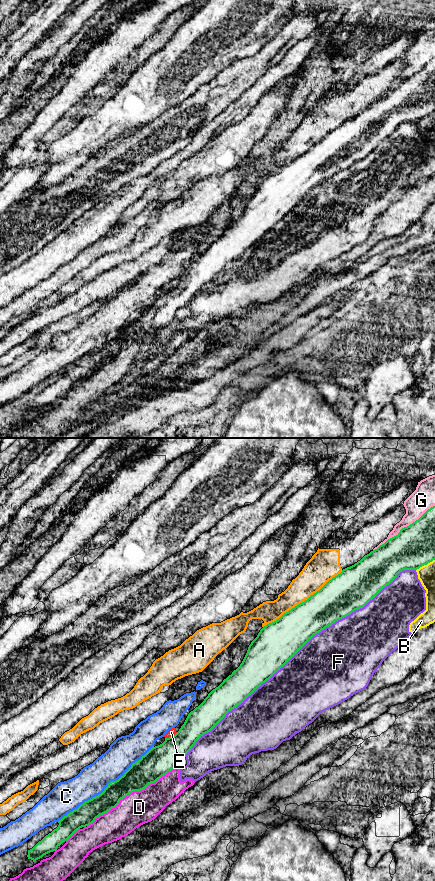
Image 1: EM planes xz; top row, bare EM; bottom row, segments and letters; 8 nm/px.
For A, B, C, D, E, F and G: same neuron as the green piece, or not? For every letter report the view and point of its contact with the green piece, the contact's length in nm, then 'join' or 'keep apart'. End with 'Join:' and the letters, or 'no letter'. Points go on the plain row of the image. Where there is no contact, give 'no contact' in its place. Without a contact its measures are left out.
A: meets green in xz at (302, 154); contact 800 nm long; keep apart
B: meets green in xz at (425, 116); contact 180 nm long; keep apart
C: meets green in xz at (106, 339); contact 1000 nm long; keep apart
D: meets green in xz at (131, 344); contact 850 nm long; keep apart
E: meets green in xz at (172, 288); contact 120 nm long; keep apart
F: meets green in xz at (298, 202); contact 2400 nm long; keep apart
G: meets green in xz at (404, 79); contact 600 nm long; keep apart
Join: no letter

